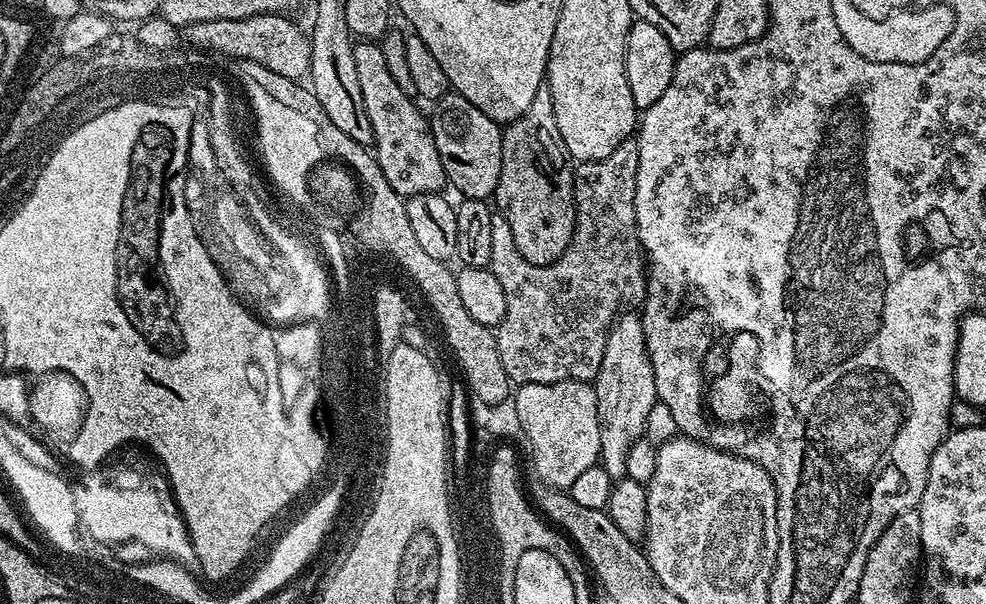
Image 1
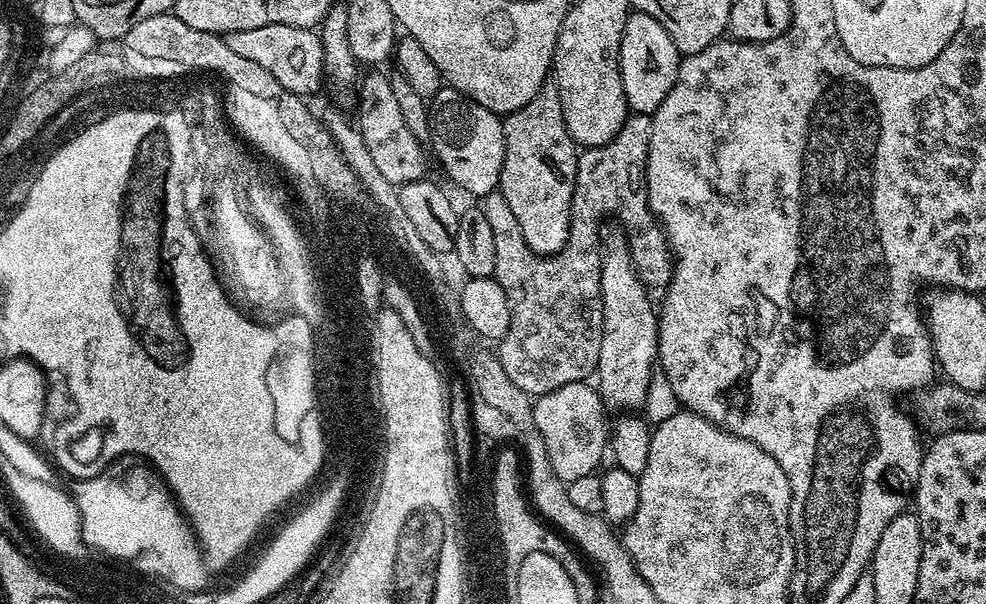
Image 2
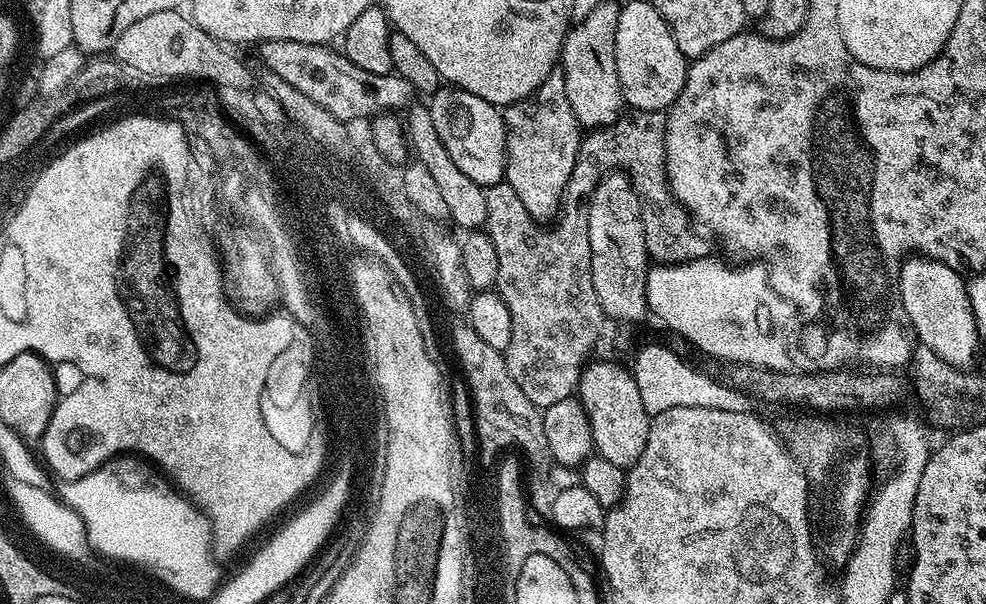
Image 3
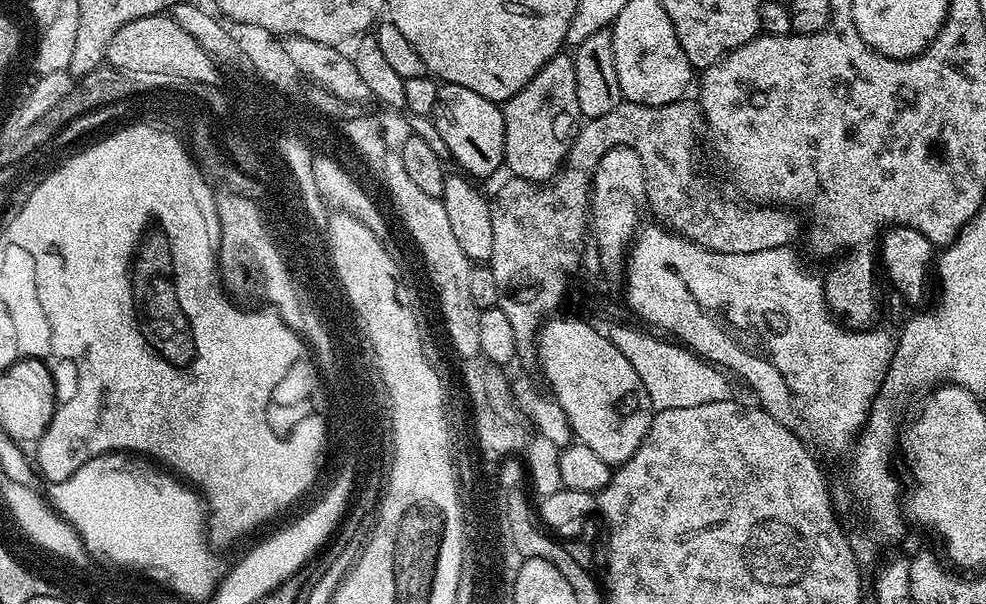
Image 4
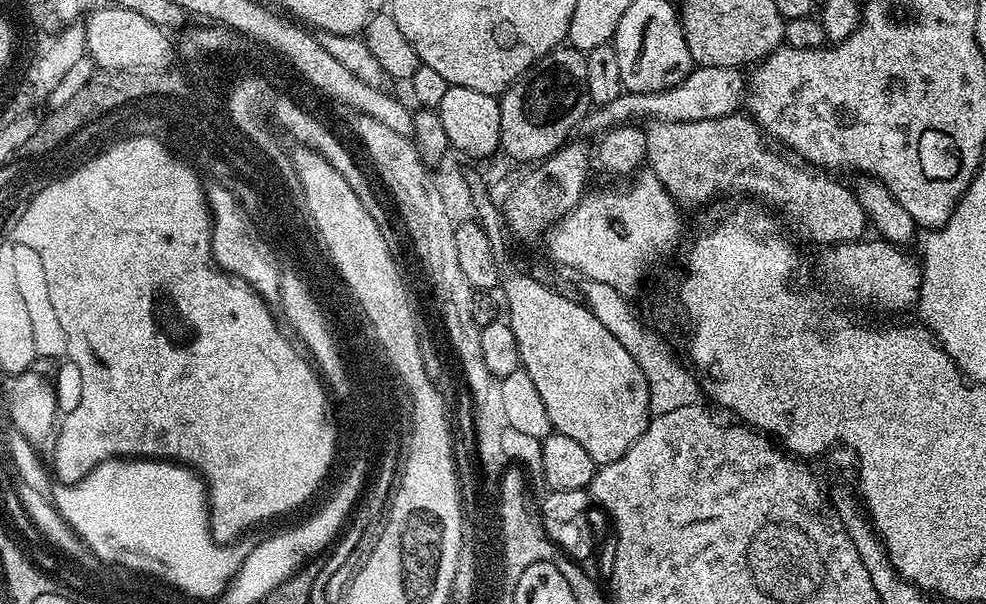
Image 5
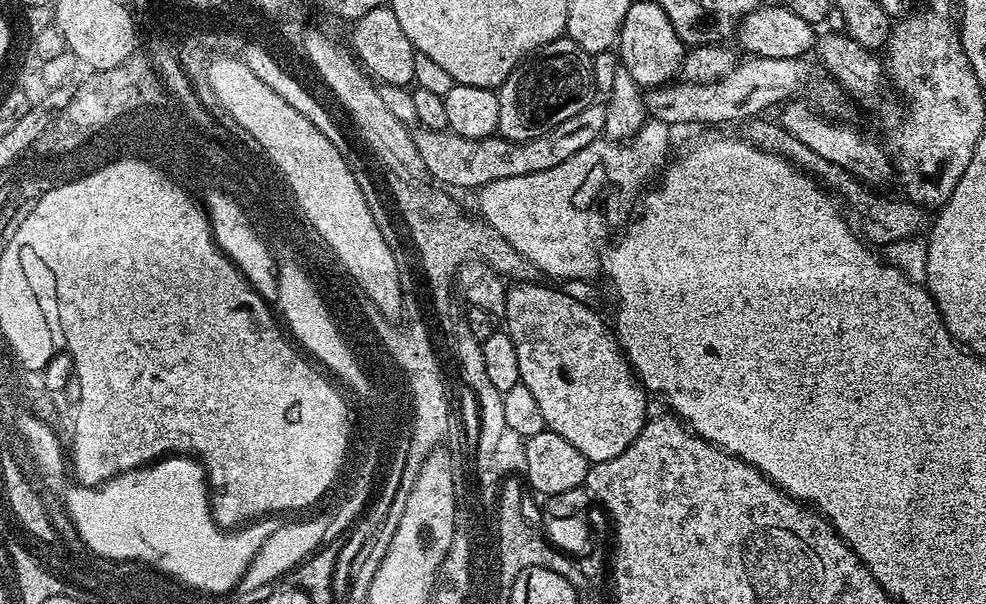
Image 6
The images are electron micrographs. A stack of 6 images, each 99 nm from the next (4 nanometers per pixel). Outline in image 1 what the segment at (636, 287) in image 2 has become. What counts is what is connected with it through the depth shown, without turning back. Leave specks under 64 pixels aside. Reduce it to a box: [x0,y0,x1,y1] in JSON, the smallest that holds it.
[593,313,658,482]

